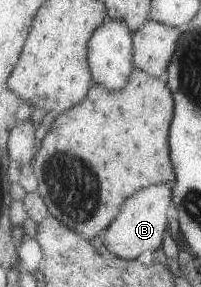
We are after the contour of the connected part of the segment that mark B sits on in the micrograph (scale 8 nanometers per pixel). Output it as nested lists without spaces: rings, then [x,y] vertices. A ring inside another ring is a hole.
[[[153,184],[153,187],[140,189],[133,197],[130,197],[123,205],[118,219],[106,229],[103,239],[106,248],[115,256],[137,260],[146,259],[149,253],[163,247],[167,236],[167,225],[169,225],[167,211],[174,203],[172,188],[165,184]]]

